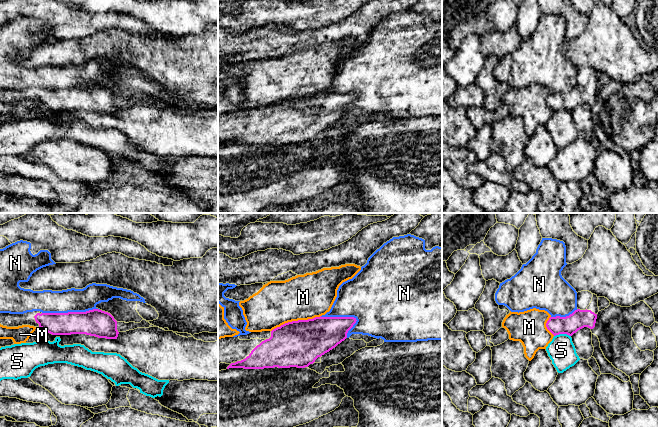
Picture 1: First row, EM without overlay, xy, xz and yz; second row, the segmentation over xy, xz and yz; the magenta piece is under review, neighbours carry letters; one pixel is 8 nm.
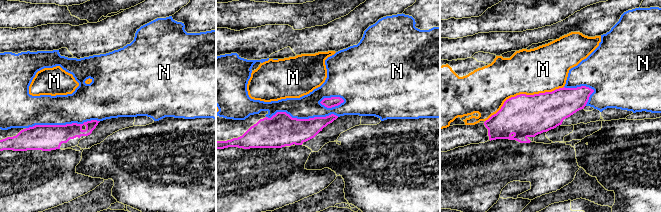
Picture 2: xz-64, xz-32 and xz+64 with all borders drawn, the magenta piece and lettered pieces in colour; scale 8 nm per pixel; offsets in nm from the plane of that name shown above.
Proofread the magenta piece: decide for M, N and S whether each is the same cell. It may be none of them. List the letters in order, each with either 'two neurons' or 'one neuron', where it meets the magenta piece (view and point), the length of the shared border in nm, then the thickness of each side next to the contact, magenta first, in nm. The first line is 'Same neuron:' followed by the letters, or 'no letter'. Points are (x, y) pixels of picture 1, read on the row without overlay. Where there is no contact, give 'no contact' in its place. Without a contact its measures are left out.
Same neuron: no letter
M: two neurons | xz (295, 97) | 420 nm | 360/360 nm
N: two neurons | xy (70, 88) | 460 nm | 220/190 nm
S: two neurons | yz (562, 109) | 140 nm | 150/220 nm

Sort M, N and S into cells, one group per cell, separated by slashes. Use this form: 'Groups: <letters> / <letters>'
Groups: M / N / S

